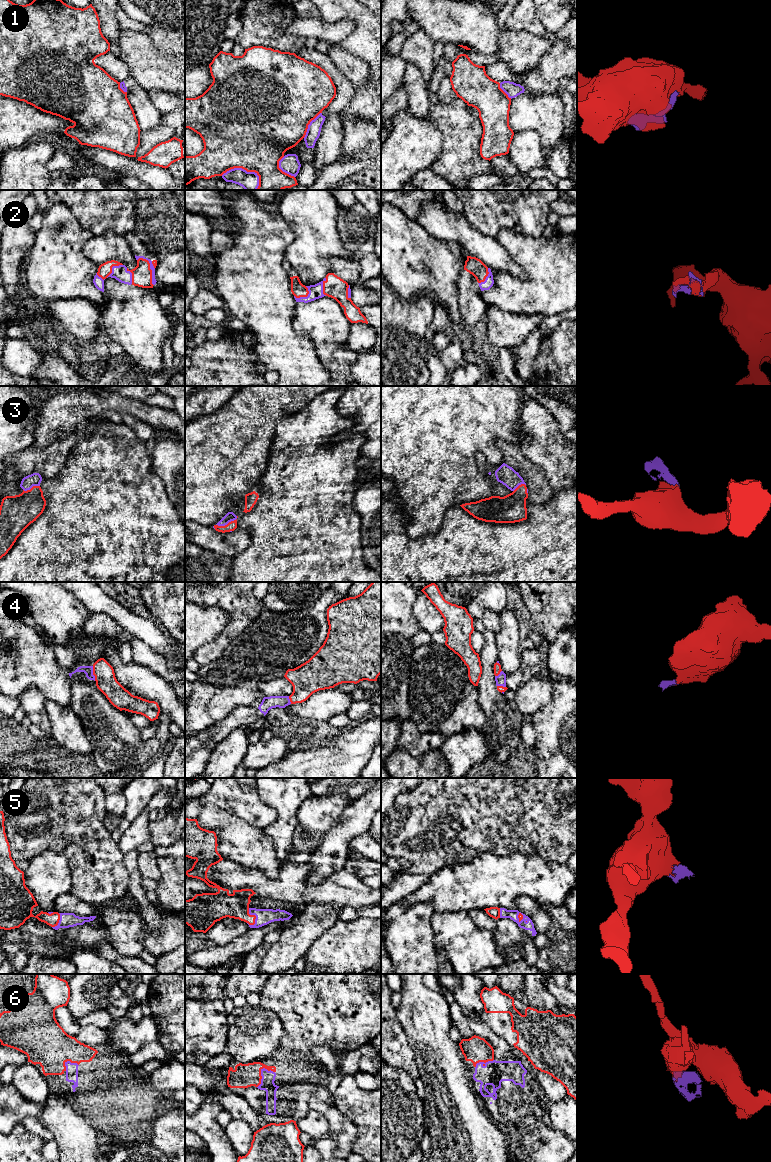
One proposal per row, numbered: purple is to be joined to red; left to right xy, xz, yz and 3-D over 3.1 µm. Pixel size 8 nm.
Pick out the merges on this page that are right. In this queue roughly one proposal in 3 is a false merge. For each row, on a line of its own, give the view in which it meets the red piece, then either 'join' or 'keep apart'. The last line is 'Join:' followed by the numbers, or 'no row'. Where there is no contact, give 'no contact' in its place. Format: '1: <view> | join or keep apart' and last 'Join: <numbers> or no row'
1: xz | keep apart
2: xy | join
3: xz | join
4: xy | join
5: xz | join
6: xz | keep apart
Join: 2, 3, 4, 5

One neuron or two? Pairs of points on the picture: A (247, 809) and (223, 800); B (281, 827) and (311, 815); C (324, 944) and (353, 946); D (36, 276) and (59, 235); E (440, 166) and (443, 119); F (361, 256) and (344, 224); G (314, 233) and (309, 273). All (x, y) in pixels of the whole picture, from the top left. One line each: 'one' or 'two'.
A: one
B: two
C: one
D: one
E: one
F: one
G: one

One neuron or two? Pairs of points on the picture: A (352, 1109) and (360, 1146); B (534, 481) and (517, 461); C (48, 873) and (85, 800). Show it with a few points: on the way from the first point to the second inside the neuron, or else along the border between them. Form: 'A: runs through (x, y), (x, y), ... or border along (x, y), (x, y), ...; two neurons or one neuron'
A: runs through (361, 1118), (363, 1120), (363, 1137); one neuron
B: runs through (532, 476), (522, 466); one neuron
C: border along (35, 855), (47, 850), (61, 853), (71, 873); two neurons

